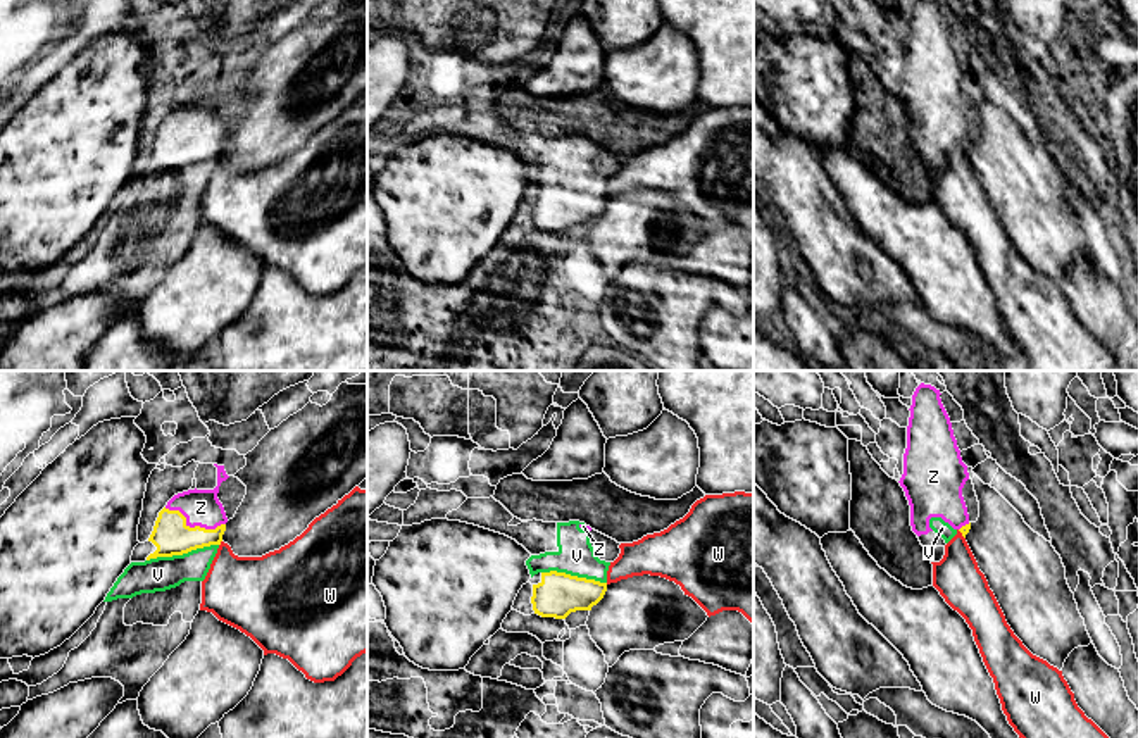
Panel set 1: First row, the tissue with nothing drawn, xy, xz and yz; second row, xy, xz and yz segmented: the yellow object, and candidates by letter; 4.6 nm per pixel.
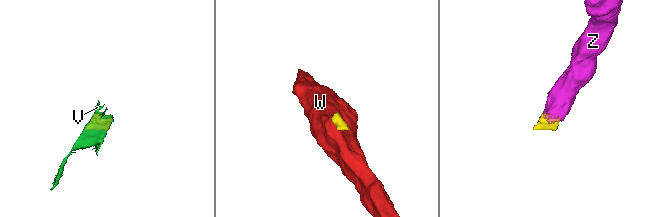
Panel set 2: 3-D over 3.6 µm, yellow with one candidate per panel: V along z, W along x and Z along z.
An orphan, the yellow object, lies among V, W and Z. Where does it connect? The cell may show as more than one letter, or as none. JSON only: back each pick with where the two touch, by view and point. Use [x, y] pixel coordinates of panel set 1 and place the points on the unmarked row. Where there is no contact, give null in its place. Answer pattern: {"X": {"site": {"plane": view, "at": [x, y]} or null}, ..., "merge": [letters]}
{"V": {"site": {"plane": "xy", "at": [181, 168]}}, "Z": {"site": {"plane": "xy", "at": [195, 140]}}, "merge": ["V", "Z"]}

